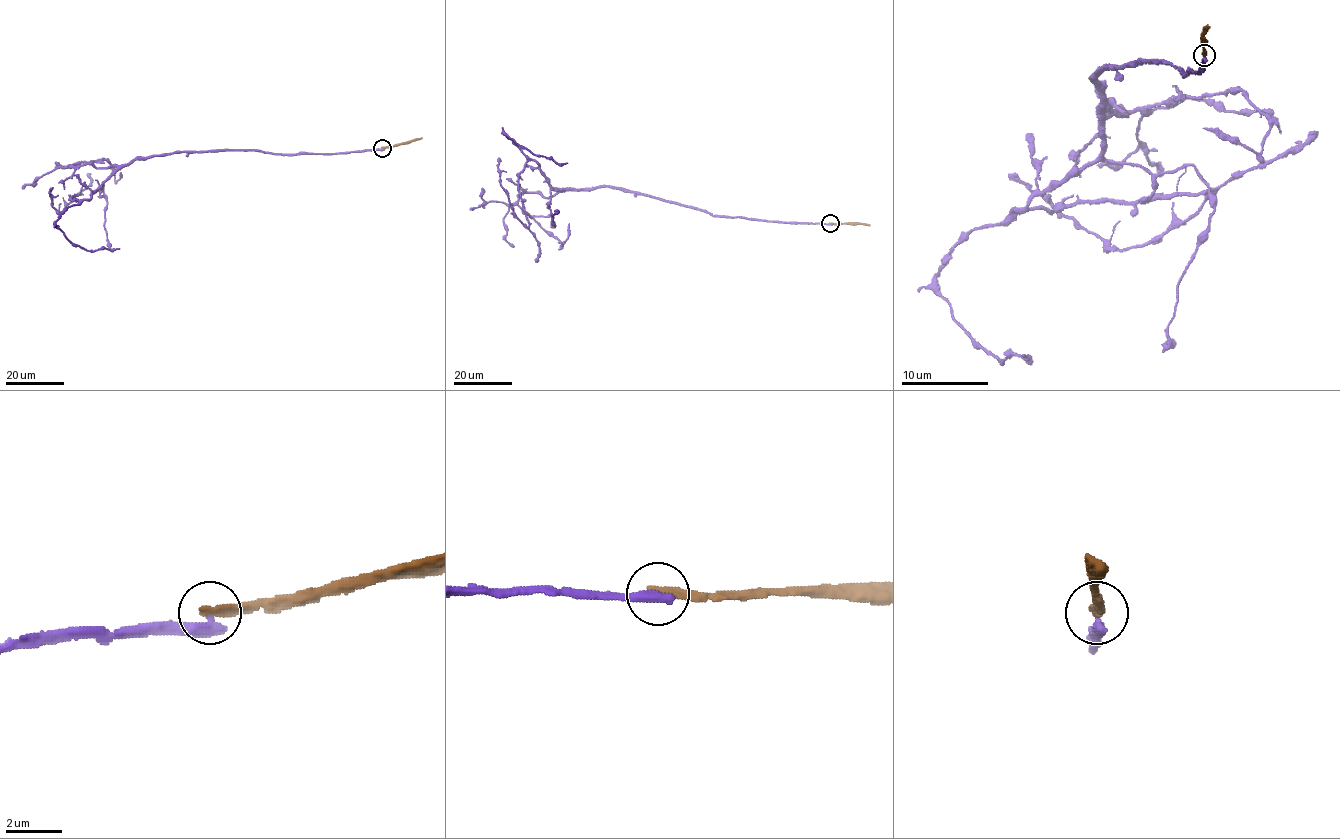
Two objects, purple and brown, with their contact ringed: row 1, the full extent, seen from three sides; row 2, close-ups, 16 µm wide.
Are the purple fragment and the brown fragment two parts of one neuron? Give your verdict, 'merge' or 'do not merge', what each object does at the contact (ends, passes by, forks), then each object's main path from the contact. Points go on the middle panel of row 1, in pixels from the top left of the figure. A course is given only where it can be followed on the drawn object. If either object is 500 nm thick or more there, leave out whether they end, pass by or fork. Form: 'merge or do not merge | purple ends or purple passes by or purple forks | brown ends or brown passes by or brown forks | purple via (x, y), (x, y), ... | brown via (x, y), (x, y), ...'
do not merge | purple ends | brown ends | purple via (830, 223), (713, 216), (608, 187), (553, 189), (528, 160), (518, 179), (525, 226), (501, 184), (500, 158) | brown via (830, 223), (870, 225)

